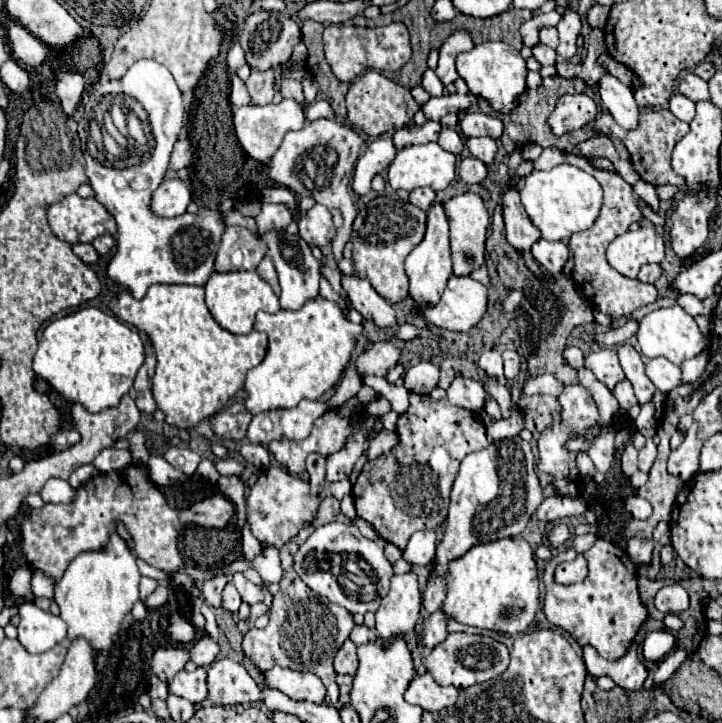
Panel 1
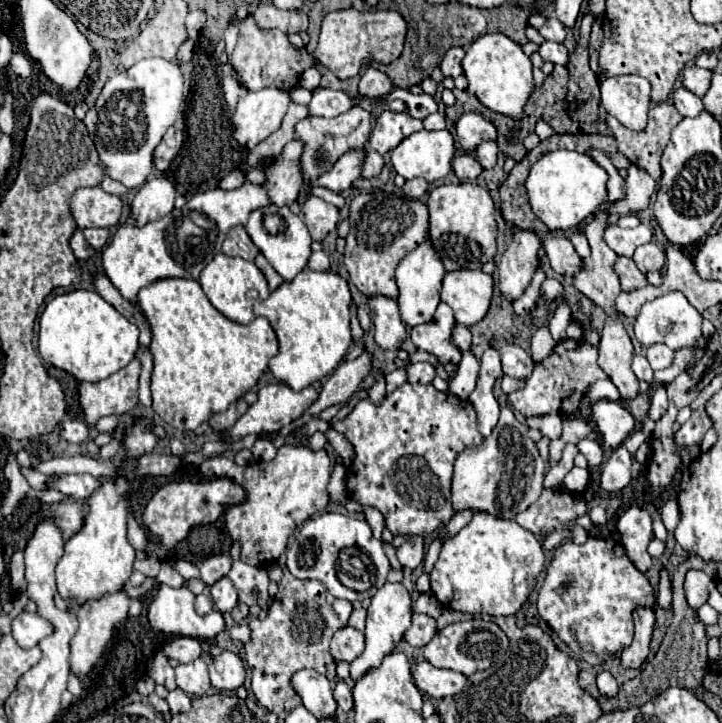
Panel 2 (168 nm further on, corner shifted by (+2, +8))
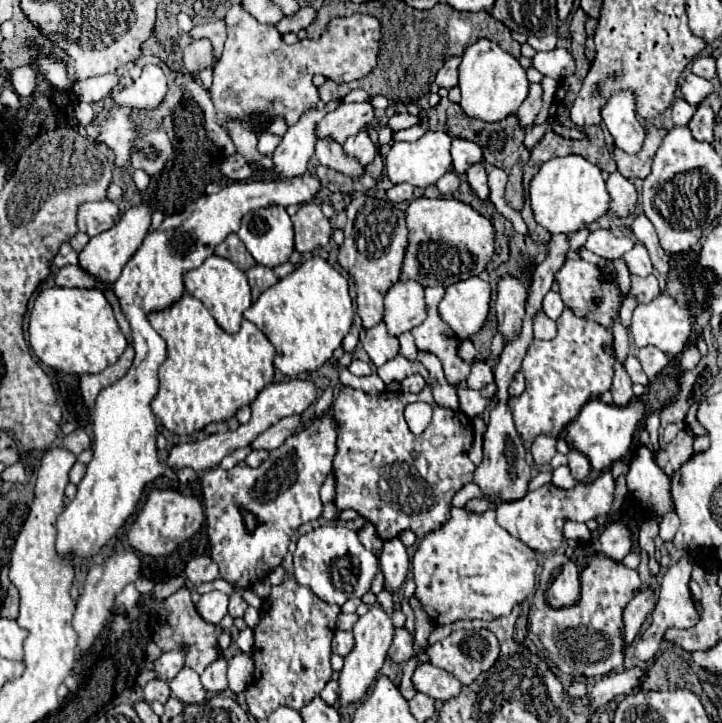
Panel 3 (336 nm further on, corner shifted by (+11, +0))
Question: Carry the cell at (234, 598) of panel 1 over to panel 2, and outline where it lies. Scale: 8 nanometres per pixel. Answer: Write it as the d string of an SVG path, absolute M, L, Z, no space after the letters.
M223 577L215 585L211 585L211 597L221 613L227 613L237 605L237 589L233 587L229 577Z

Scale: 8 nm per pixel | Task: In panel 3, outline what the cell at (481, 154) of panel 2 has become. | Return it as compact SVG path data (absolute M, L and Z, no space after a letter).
M474 163L466 171L466 177L468 177L468 185L470 185L474 197L480 199L482 203L490 203L490 187L488 187L488 177L486 177L484 165L482 163Z

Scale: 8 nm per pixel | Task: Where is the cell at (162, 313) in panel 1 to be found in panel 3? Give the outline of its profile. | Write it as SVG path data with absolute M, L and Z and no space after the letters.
M186 295L174 303L172 307L150 313L150 323L158 331L158 335L168 343L168 359L158 371L160 377L160 391L152 401L152 413L160 419L164 429L176 435L192 435L202 431L208 423L226 421L236 415L242 405L250 405L256 395L274 379L274 355L276 349L266 339L266 335L250 321L242 321L242 327L236 335L228 335L224 329L218 327L214 317L208 309L192 295Z

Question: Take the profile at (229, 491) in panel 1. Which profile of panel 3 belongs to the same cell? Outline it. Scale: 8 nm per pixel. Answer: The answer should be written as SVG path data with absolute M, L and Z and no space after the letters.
M234 585L234 587L236 587L236 593L230 595L230 605L228 605L228 615L230 615L232 619L242 617L244 611L246 611L246 607L248 607L248 603L246 603L246 601L242 599L242 595L240 595L240 587L238 587L238 585Z

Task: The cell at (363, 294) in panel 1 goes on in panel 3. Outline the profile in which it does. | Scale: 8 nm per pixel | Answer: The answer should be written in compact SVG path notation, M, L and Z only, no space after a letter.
M378 323L376 327L366 331L364 349L366 349L370 361L374 363L374 367L380 367L380 365L384 365L386 361L390 361L390 359L394 359L398 355L400 345L398 345L396 337L390 337L386 333L384 323Z

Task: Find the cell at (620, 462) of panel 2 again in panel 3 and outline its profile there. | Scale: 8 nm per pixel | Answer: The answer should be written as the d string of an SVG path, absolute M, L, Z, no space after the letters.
M610 471L600 473L590 485L578 483L574 489L560 489L554 483L546 483L540 489L526 493L524 499L518 499L516 503L500 503L500 507L496 507L498 525L502 525L510 535L518 537L522 543L538 553L556 551L564 543L566 521L590 521L598 515L608 513L614 497L614 487L616 483Z

